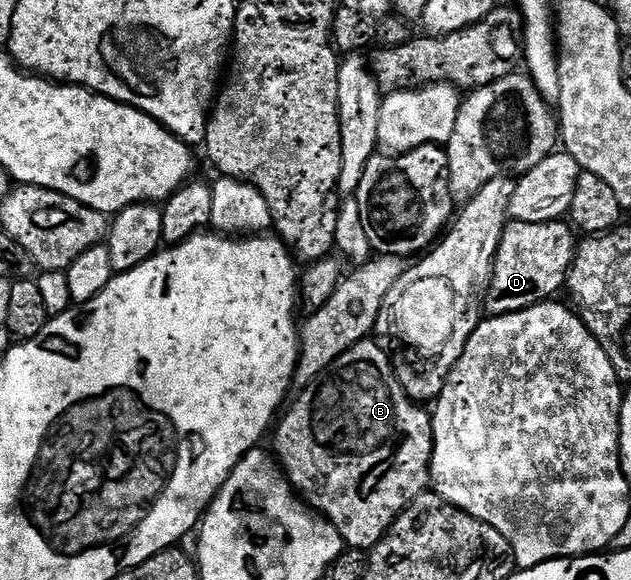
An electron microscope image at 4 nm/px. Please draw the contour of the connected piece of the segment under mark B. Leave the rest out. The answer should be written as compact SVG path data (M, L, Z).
M365 339L354 347L350 347L350 351L343 353L337 361L328 366L311 385L299 390L298 397L300 398L296 402L293 400L287 406L287 409L289 408L288 414L286 414L286 409L286 412L279 418L278 424L274 429L274 434L276 433L276 449L274 448L274 453L293 490L297 494L302 495L303 500L310 503L313 510L319 511L332 522L333 527L340 532L340 537L347 548L363 549L365 551L370 551L375 545L380 543L381 539L388 534L389 527L398 519L400 512L406 509L419 493L425 492L432 480L431 420L426 419L426 413L424 417L423 407L415 405L415 403L420 403L413 400L409 390L404 388L398 376L398 369L392 366L392 361L388 358L387 351L378 342L372 340Z

